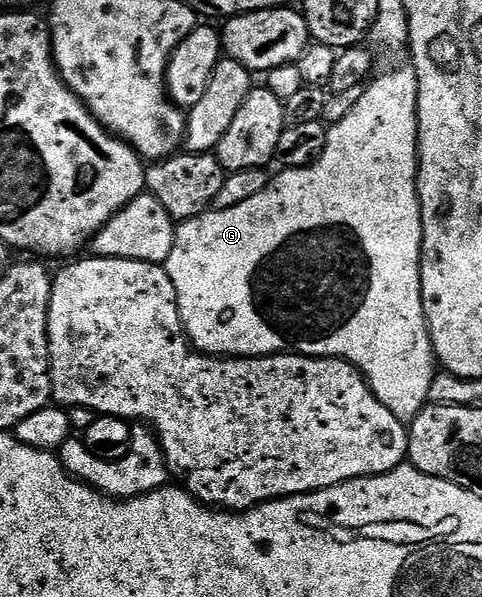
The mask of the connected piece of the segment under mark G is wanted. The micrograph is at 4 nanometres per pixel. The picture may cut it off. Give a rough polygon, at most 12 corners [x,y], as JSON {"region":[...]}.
{"region":[[416,69],[176,224],[195,351],[429,403]]}

